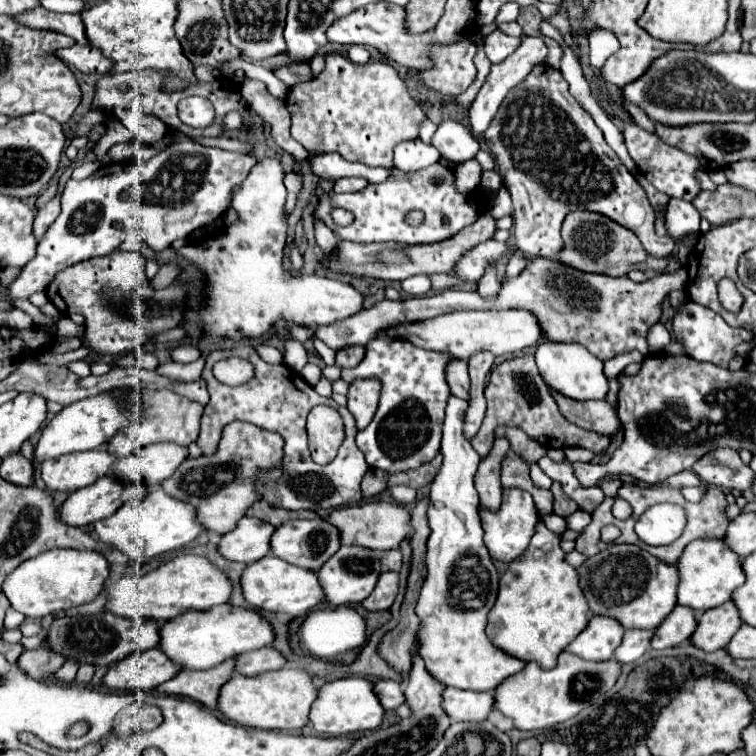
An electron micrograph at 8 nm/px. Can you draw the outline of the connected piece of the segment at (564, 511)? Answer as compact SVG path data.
M553 483L551 491L553 491L553 495L555 495L555 515L559 515L559 517L569 517L571 513L575 513L575 511L579 509L579 505L563 493L563 489L561 489L559 483Z

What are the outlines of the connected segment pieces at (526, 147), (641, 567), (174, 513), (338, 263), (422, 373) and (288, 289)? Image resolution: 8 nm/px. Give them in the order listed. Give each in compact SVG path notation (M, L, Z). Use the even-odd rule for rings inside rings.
M537 65L521 85L509 91L497 121L485 133L485 141L513 197L513 239L519 251L531 257L555 259L563 247L559 229L565 215L575 209L589 209L605 213L631 229L647 253L671 255L675 241L655 233L655 211L643 187L605 143L591 115L569 95L569 85L561 71Z
M609 545L577 571L593 615L615 617L627 629L657 629L677 605L677 565L657 561L637 545Z
M159 485L149 489L145 499L129 501L119 507L111 517L95 523L95 535L103 543L113 545L117 551L129 555L131 559L151 559L171 549L179 549L191 543L201 531L203 525L197 521L197 511L193 511L191 505L169 497Z
M489 212L479 215L479 219L461 229L461 233L449 237L449 241L439 241L433 245L397 245L391 243L373 243L373 245L357 245L355 241L339 241L337 249L329 253L321 267L325 271L331 271L335 275L351 275L351 277L373 277L373 279L385 279L385 281L403 281L413 275L433 275L433 273L455 273L457 261L475 245L493 239L493 233L497 231L495 219Z
M375 337L365 349L365 357L357 367L341 371L341 379L347 383L357 377L379 377L383 383L379 409L369 427L357 433L357 447L375 469L387 473L417 469L439 453L445 405L451 395L445 381L445 365L449 359L453 361L453 355L421 349L409 341L389 337Z
M261 159L245 179L239 193L233 195L233 207L239 213L239 221L229 225L221 237L205 239L199 245L185 245L183 257L193 261L205 275L207 275L207 299L205 307L199 311L203 331L207 333L207 341L217 339L253 339L267 333L277 321L285 321L289 325L329 325L351 317L363 309L365 295L353 289L349 283L339 279L329 279L323 275L289 275L283 271L283 245L285 245L285 231L287 221L283 217L287 189L283 185L285 167L279 159Z

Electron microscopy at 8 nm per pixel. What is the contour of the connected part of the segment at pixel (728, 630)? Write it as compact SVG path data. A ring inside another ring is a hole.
M733 601L713 607L699 617L697 629L691 635L691 643L703 651L717 651L727 647L733 633L741 627L741 615Z

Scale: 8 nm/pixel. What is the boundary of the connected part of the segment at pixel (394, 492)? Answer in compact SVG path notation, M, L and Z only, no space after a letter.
M395 485L395 487L389 487L389 493L391 497L401 503L401 505L413 505L415 503L415 491L411 487L405 487L405 485Z

